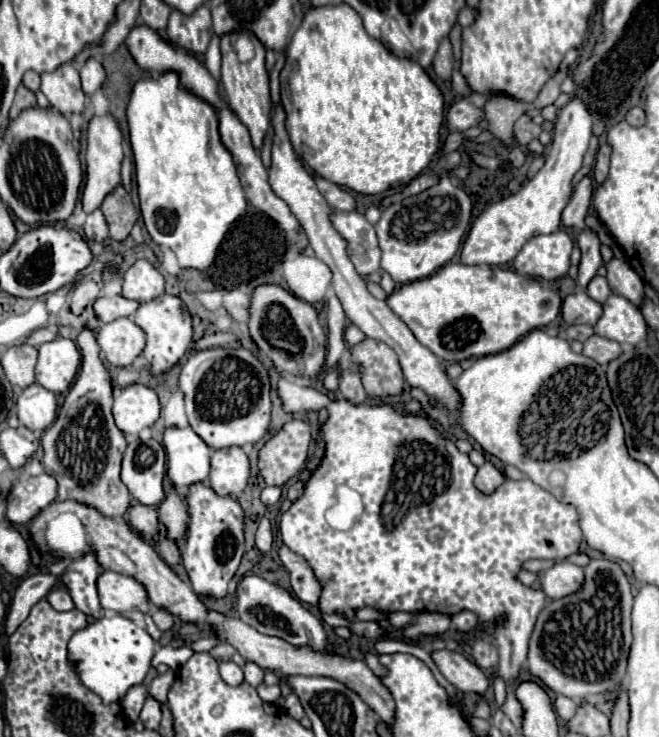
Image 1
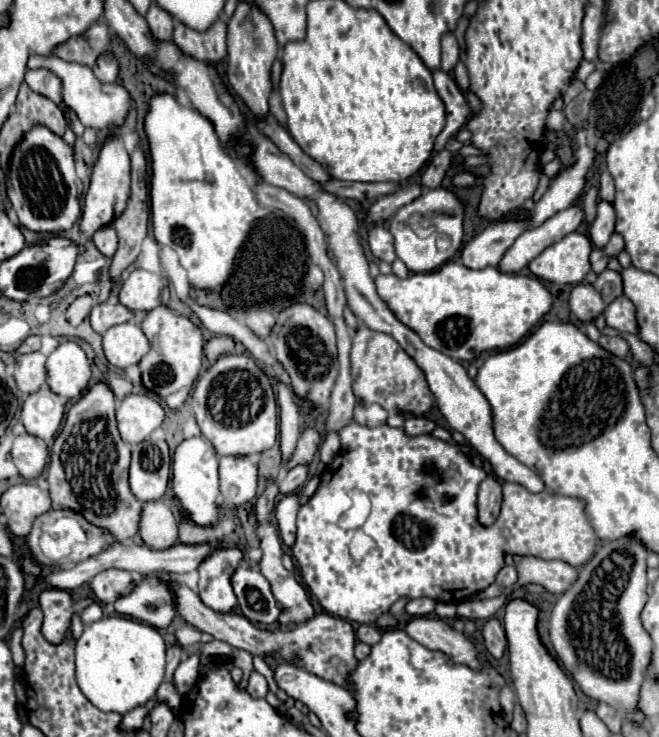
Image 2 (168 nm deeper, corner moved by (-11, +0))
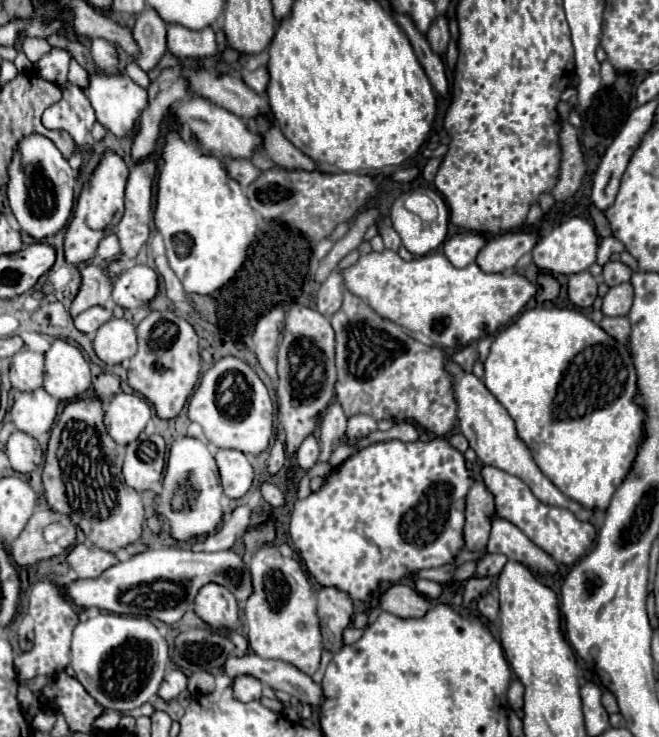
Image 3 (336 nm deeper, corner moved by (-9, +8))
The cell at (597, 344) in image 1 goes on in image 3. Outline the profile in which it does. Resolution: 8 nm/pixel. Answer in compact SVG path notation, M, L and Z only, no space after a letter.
M618 316L618 318L602 318L600 328L606 330L614 340L618 340L620 344L628 342L630 336L630 322L626 316Z

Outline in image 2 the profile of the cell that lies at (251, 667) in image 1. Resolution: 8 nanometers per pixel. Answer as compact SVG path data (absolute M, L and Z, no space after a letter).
M252 672L252 674L250 674L250 678L248 678L246 692L248 692L252 698L264 698L264 696L268 694L266 678L264 678L264 676L260 676L258 672Z

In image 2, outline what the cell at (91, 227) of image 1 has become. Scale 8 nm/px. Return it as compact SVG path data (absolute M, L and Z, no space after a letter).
M112 224L100 228L94 234L94 244L104 256L114 256L116 248L118 248L118 236L116 236L116 230L112 228Z

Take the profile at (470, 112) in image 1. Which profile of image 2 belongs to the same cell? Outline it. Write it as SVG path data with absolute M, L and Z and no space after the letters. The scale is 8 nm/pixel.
M434 70L432 76L434 76L436 92L438 92L438 96L442 98L444 106L446 106L446 126L440 132L440 136L436 138L436 150L440 150L444 146L444 142L450 136L454 136L466 124L472 110L470 110L464 94L460 92L460 88L456 86L456 82L452 80L450 74L446 74L442 70Z

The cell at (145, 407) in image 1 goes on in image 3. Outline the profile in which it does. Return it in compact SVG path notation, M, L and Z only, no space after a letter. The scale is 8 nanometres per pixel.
M116 394L104 410L104 420L110 436L118 444L130 444L146 428L152 408L146 398L138 394Z

